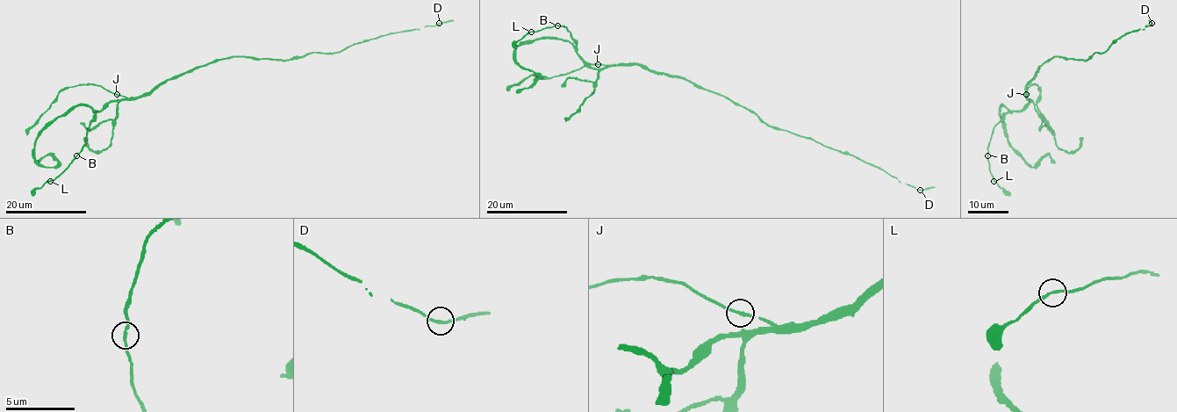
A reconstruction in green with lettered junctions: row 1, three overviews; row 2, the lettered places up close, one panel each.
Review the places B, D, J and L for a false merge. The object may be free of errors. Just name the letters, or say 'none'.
none

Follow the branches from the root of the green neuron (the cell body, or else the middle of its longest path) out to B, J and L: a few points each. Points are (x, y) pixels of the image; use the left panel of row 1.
B: (199, 67), (161, 82), (150, 92), (111, 100), (96, 112), (85, 143), (76, 155)
J: (199, 67), (173, 75), (150, 92), (125, 98), (117, 94)
L: (199, 67), (161, 82), (150, 92), (111, 100), (96, 112), (81, 153), (50, 181)

